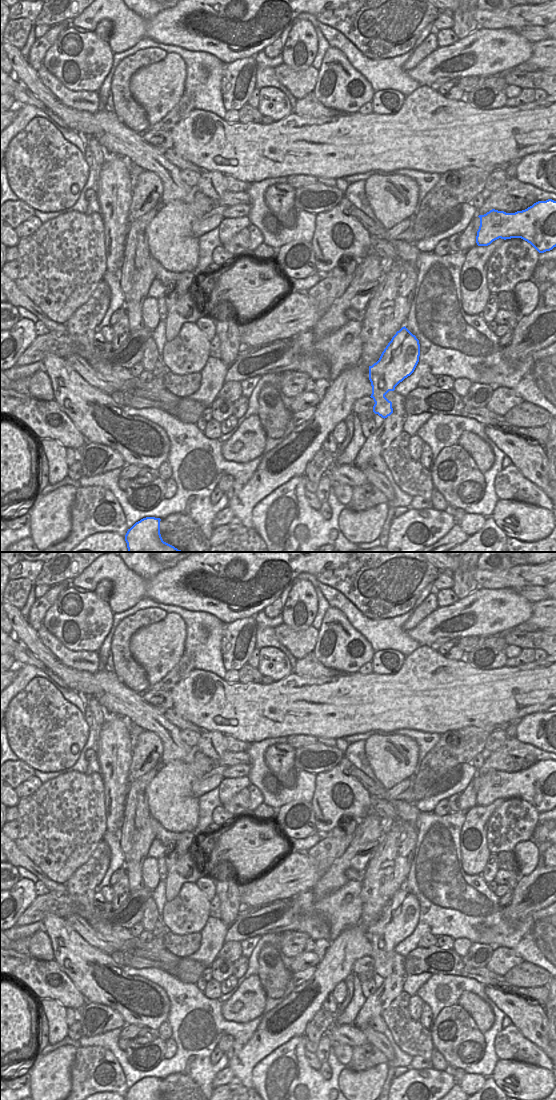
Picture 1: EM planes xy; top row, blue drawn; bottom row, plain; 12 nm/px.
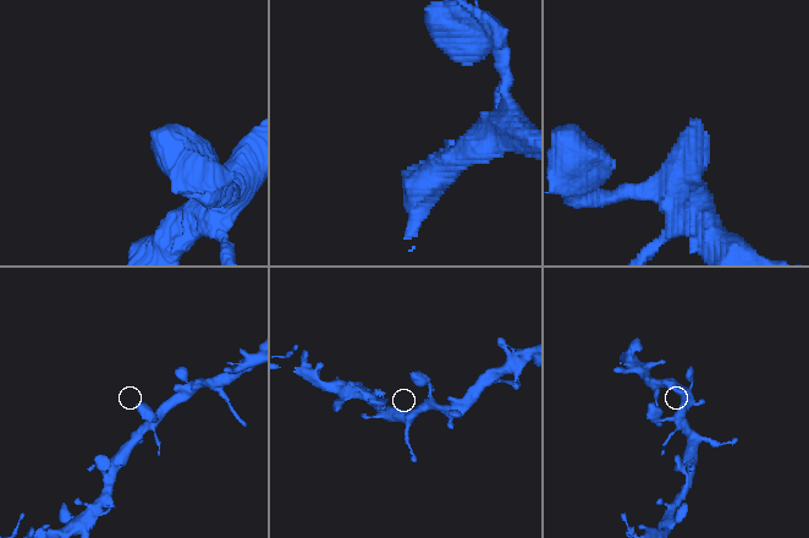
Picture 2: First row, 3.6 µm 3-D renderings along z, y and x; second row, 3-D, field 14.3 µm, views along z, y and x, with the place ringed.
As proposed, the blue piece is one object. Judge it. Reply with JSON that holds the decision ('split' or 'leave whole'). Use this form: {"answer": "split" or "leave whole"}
{"answer": "leave whole"}

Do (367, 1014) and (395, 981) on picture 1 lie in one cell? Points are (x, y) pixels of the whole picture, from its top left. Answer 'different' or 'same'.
same

